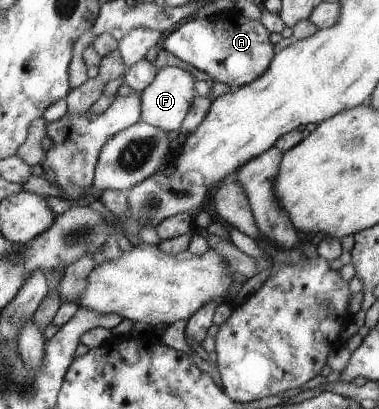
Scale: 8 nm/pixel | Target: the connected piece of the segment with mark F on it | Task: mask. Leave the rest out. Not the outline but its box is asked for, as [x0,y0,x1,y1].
[142,66,195,132]

